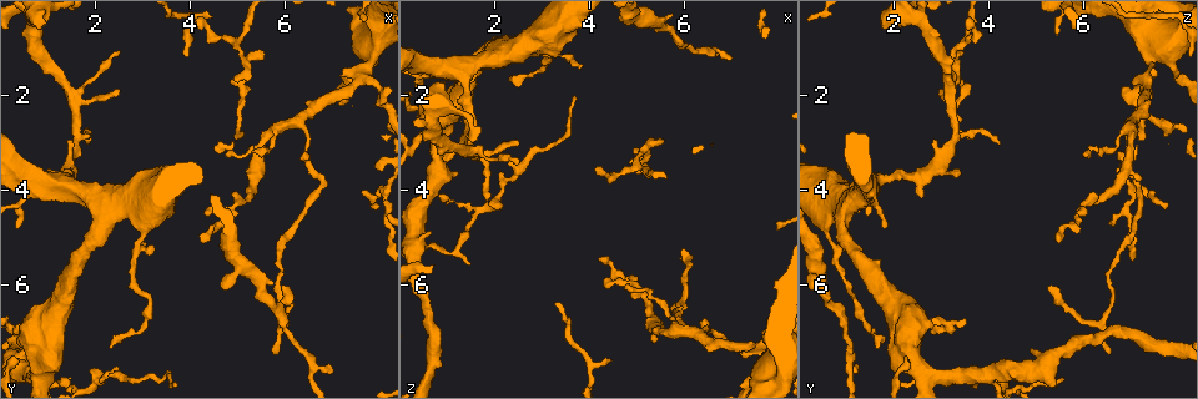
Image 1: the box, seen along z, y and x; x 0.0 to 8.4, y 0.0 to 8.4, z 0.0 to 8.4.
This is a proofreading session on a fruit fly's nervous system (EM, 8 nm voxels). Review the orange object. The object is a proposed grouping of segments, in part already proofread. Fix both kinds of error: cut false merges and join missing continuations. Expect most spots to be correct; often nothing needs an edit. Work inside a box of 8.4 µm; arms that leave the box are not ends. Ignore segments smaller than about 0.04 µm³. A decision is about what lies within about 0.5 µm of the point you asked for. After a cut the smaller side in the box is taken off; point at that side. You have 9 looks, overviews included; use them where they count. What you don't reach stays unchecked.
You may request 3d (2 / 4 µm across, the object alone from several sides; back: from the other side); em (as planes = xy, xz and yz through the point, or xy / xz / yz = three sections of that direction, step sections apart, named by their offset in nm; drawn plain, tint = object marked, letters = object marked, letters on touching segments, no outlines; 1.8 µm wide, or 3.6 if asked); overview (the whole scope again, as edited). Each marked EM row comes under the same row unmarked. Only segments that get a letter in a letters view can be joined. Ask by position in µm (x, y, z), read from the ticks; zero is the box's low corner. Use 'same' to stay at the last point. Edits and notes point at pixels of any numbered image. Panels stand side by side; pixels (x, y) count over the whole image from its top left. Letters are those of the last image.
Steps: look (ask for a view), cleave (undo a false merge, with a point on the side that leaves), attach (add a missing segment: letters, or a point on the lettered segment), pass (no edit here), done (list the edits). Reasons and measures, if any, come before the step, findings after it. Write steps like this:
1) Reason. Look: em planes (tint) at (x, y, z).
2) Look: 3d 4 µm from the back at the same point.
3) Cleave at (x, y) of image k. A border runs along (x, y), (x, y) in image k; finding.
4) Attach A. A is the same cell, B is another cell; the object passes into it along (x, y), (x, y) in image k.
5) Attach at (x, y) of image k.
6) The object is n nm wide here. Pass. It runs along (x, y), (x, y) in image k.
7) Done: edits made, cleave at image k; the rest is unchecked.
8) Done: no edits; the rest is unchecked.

Branch stops here. Look: em planes (tint) at (2.35, 7.35, 1.75).

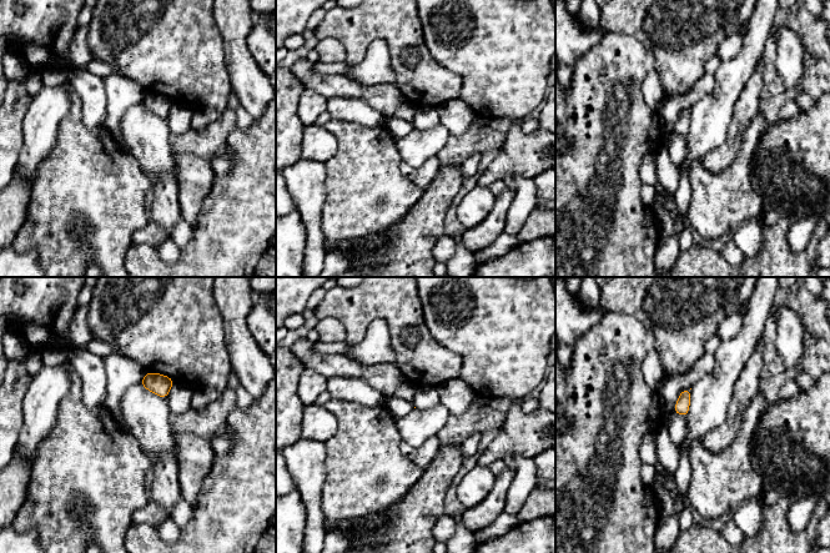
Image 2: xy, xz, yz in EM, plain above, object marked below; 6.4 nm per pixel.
Look: em planes (letters) at the same point.

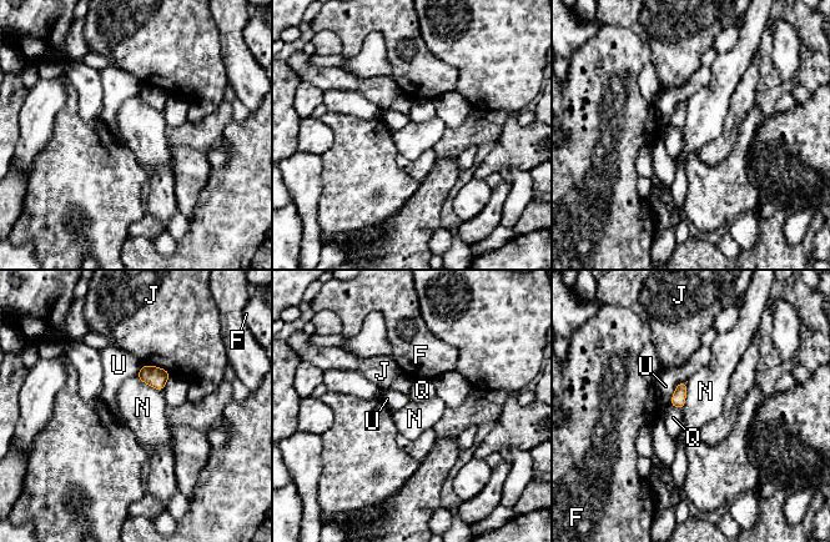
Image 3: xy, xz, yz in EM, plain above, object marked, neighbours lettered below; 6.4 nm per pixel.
Pass. F, J, N, Q and U are other cells; none of them fits.

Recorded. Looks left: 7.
Three arms meet. Look: em 3.6 µm planes (letters) at (0.85, 6.85, 2.40).

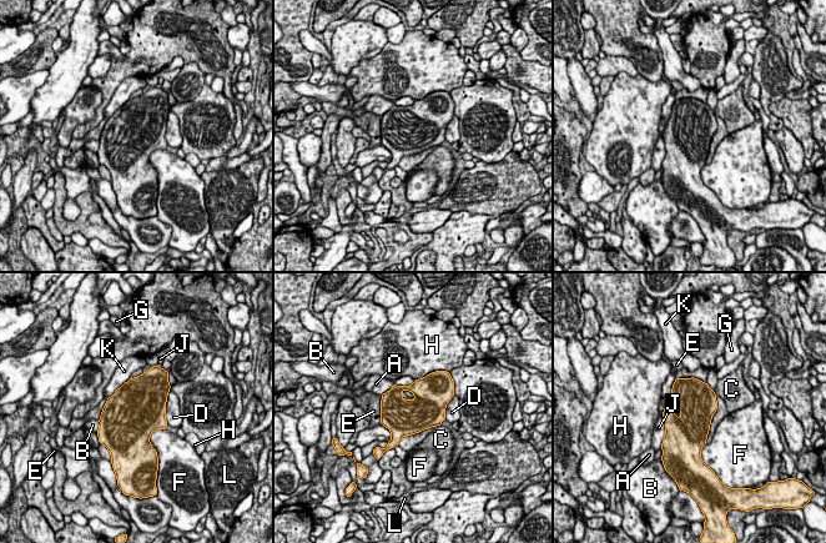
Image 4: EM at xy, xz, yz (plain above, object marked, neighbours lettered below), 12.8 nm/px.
The object is 650 nm wide here. Pass. A, B, C, D, E, F, G, H, J, K and L are other cells; a border runs along (439, 425), (436, 427) in image 4; all the same neuron.

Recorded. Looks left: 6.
Tapers out. Look: 3d 2 µm at (2.50, 1.10, 3.45).

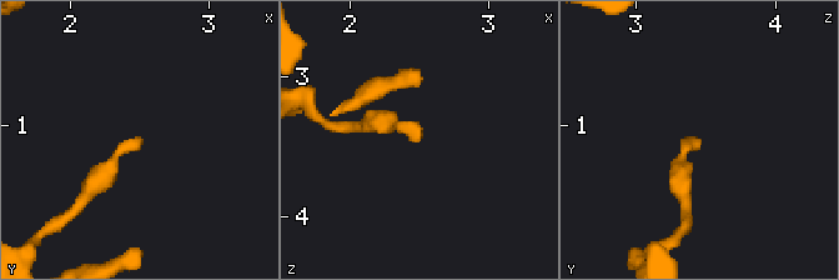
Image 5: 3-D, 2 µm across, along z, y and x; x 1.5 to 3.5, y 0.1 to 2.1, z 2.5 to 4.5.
Now the EM. Look: em xz step 8 (tint) at (2.48, 1.06, 3.42).

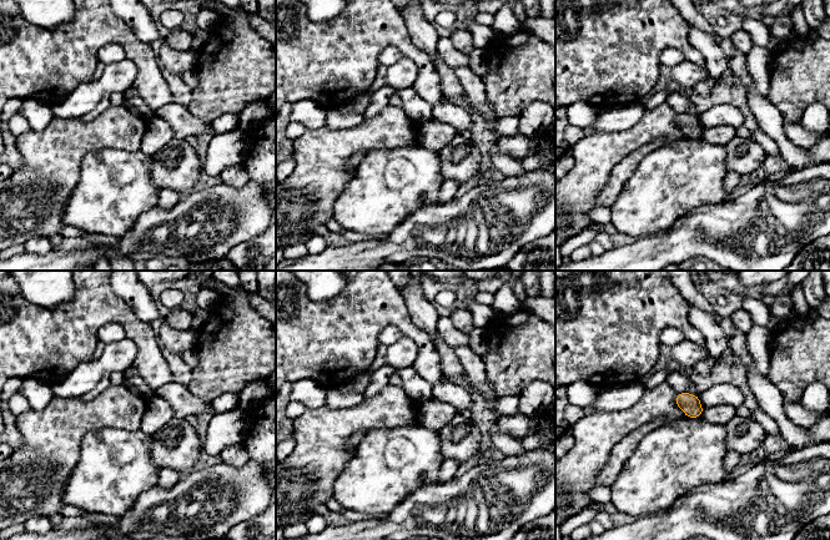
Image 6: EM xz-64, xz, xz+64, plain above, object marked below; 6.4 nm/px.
Another direction. Look: em planes (letters) at the same point.

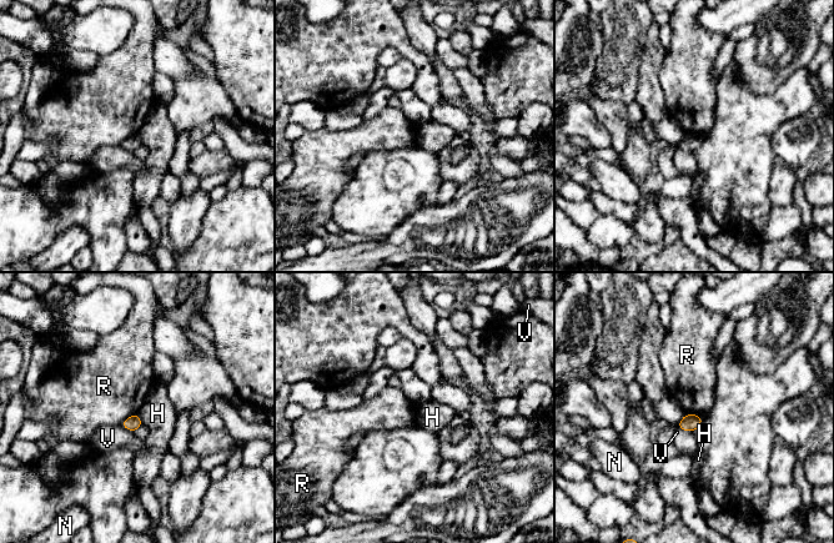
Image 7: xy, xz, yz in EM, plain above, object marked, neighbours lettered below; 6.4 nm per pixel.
Pass. H, N, R and V are other cells; a border runs along (137, 413), (127, 417), (120, 425) in image 7; none of them fits.

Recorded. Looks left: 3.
Three arms meet. Look: em planes (letters) at (7.60, 1.70, 7.35).

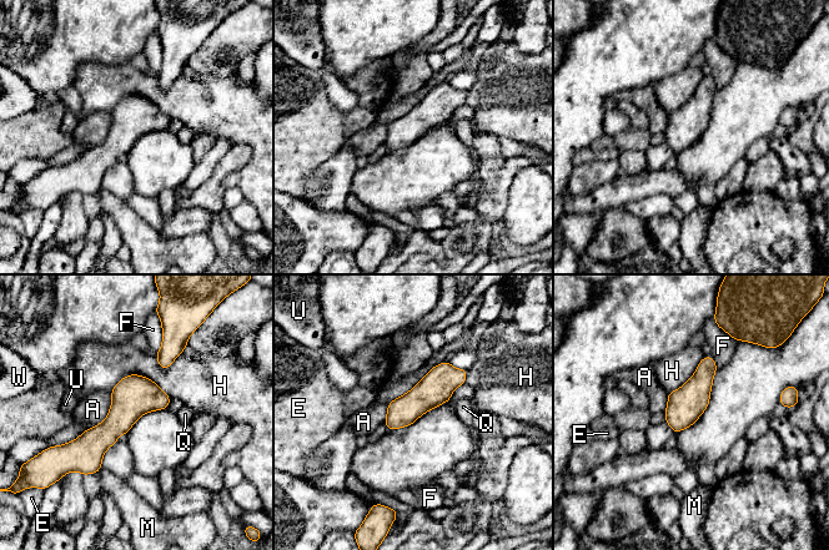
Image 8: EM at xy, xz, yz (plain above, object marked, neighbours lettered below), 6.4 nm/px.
The longest contact is with H, 400 nm. Pass. A, E, F, H, M, Q, U and W are other cells; all the same neuron.

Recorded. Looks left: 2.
Done: no edits; the rest is unchecked.

